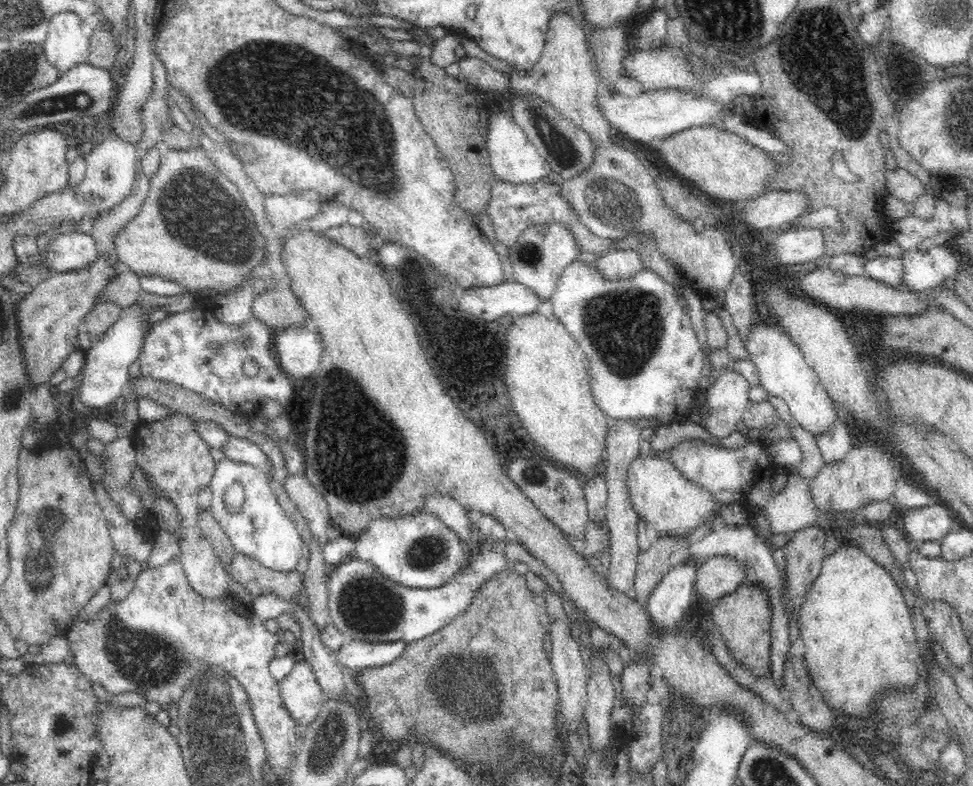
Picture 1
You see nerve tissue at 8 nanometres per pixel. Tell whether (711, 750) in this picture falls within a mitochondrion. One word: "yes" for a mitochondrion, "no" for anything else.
no

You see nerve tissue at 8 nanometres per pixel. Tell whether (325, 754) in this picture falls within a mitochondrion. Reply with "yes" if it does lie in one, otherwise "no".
yes

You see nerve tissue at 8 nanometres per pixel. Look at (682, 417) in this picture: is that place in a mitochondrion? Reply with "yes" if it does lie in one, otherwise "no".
no

